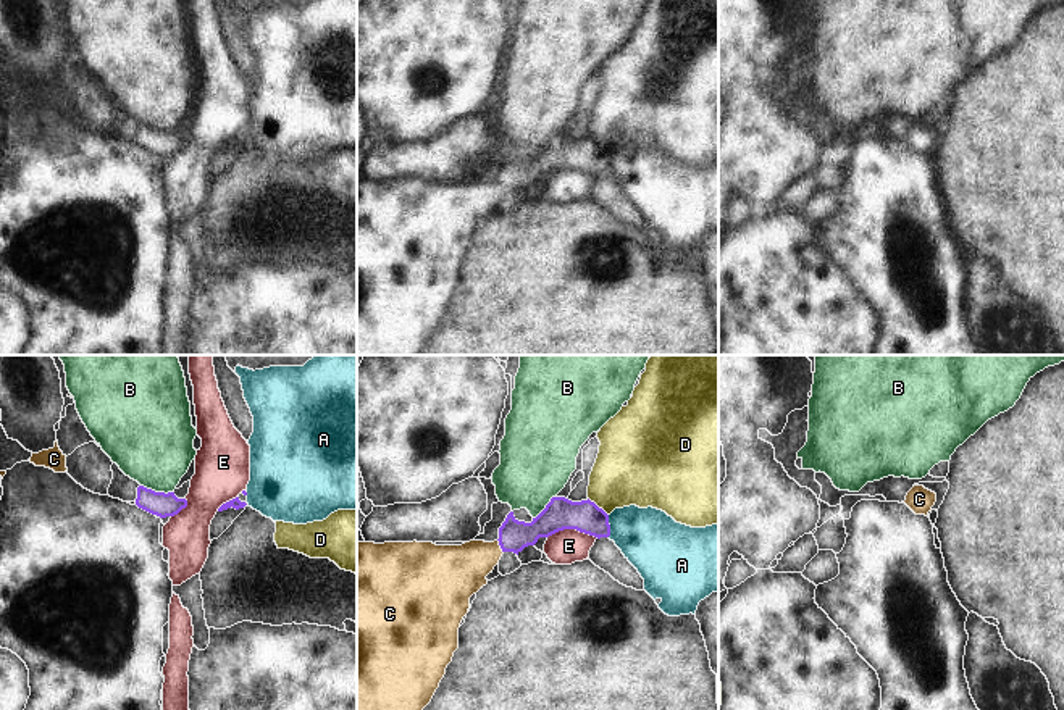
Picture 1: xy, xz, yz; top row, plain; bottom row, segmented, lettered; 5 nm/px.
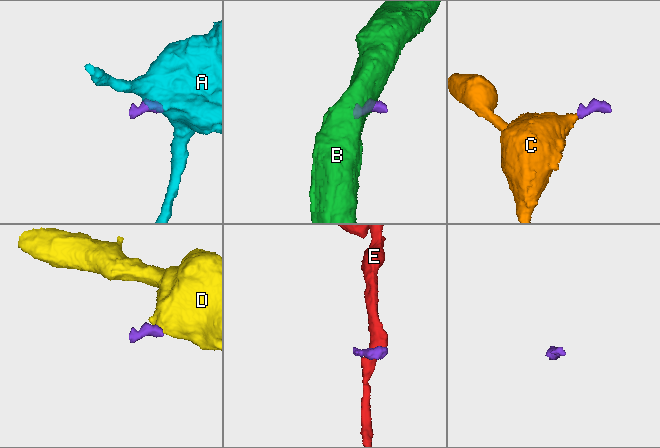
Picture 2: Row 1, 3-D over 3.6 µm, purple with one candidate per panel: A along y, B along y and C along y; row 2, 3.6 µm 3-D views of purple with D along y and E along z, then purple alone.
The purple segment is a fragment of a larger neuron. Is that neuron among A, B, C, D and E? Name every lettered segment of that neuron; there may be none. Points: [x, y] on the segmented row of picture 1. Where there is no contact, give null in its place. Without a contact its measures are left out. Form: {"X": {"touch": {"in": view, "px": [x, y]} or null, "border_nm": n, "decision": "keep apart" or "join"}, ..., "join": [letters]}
{"A": {"touch": {"in": "xz", "px": [609, 526]}, "border_nm": 110, "decision": "keep apart"}, "B": {"touch": {"in": "xy", "px": [157, 492]}, "border_nm": 170, "decision": "keep apart"}, "C": {"touch": {"in": "xz", "px": [499, 544]}, "border_nm": 80, "decision": "join"}, "D": {"touch": {"in": "xz", "px": [596, 505]}, "border_nm": 140, "decision": "keep apart"}, "E": {"touch": {"in": "xz", "px": [573, 528]}, "border_nm": 260, "decision": "keep apart"}, "join": ["C"]}

